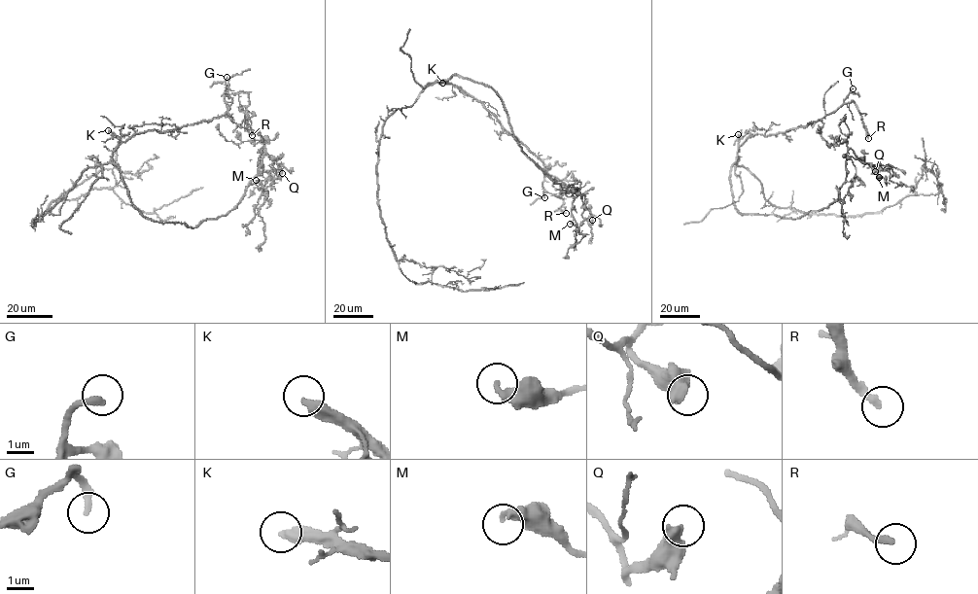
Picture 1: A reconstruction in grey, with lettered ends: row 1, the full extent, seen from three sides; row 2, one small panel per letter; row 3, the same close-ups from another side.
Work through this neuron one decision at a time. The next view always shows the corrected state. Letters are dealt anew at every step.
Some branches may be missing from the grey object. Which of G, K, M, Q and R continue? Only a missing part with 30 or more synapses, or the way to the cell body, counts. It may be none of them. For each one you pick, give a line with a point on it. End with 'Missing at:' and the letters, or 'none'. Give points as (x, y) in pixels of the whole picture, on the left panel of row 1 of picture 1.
K: Place: (108, 130)
R: Place: (252, 135)
Missing at: K, R

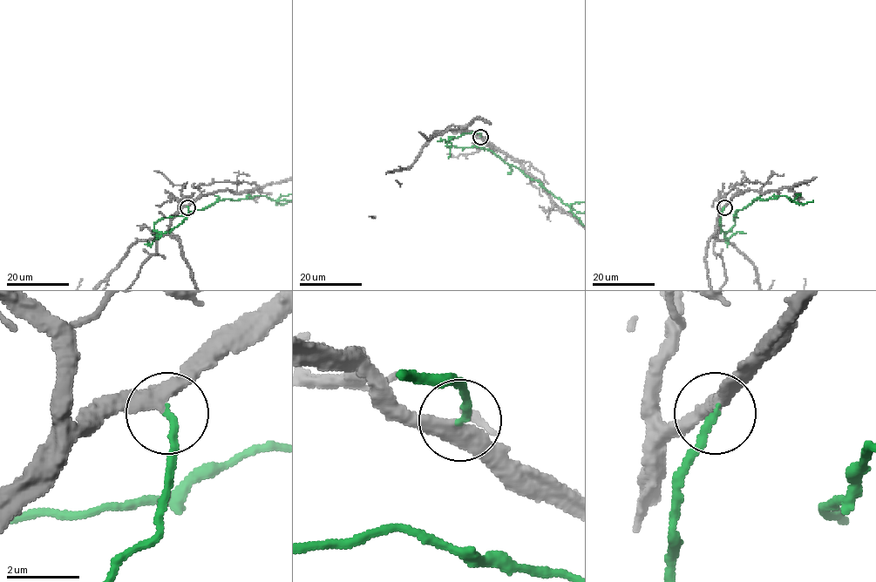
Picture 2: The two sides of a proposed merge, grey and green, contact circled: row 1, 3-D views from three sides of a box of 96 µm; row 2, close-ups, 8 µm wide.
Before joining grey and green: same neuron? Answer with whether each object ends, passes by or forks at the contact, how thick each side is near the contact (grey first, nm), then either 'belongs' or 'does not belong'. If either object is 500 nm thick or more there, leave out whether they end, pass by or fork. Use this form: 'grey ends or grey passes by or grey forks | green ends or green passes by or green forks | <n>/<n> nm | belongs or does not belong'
grey passes by | green ends | 360/200 nm | belongs

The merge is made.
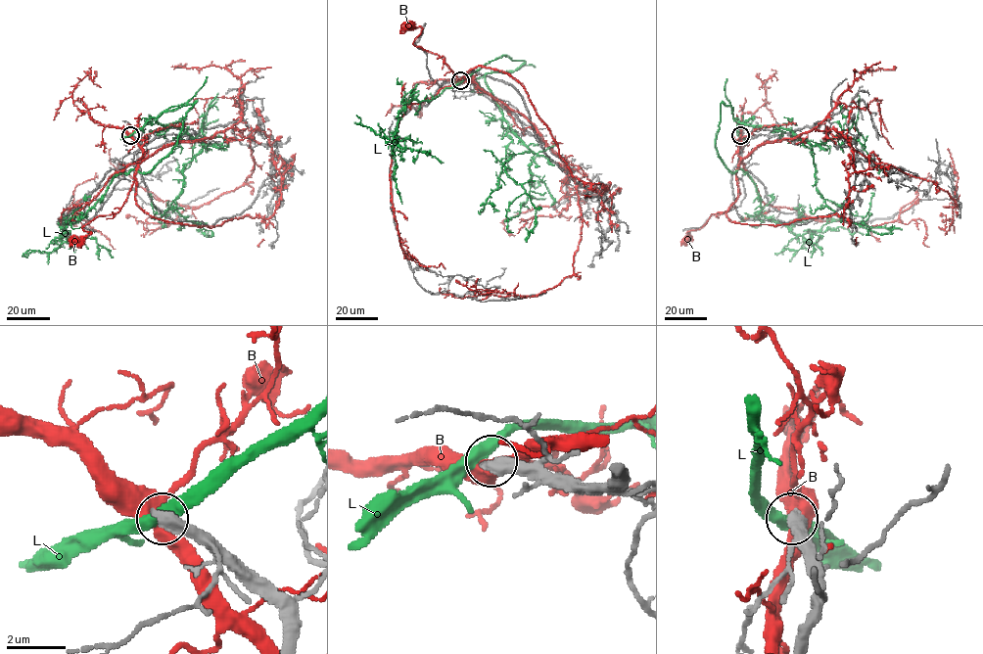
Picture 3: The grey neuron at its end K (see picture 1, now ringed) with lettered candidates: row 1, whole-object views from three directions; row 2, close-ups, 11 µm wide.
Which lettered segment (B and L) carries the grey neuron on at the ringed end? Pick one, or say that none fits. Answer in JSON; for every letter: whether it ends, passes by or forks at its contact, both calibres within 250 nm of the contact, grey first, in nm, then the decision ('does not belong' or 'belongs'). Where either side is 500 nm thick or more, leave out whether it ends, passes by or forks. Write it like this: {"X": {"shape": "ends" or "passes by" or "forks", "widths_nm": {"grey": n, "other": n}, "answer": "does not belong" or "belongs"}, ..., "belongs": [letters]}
{"B": {"widths_nm": {"grey": 550, "other": 440}, "answer": "does not belong"}, "L": {"shape": "passes by", "widths_nm": {"grey": 480, "other": 400}, "answer": "does not belong"}, "belongs": []}

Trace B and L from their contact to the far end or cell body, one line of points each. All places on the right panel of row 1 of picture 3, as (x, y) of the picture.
B: (740, 135), (740, 163), (735, 171), (739, 196), (725, 210), (713, 213), (702, 226), (688, 231), (688, 241)
L: (739, 136), (722, 103), (717, 152), (731, 172), (750, 177), (762, 215), (799, 235), (840, 226), (863, 235)

